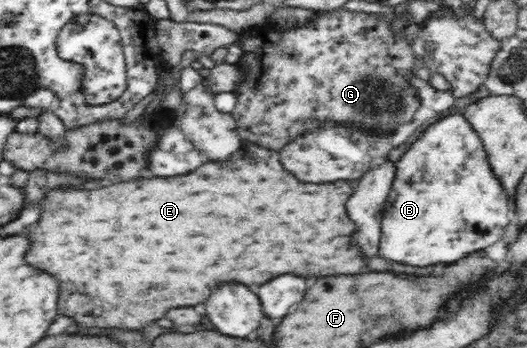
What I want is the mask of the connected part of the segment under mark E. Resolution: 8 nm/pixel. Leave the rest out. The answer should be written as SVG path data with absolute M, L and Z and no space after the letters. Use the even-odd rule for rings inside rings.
M243 142L239 150L229 160L225 160L225 162L207 162L207 164L199 166L195 172L189 172L189 174L183 174L183 176L151 178L151 176L142 175L141 178L133 181L111 184L111 186L98 186L92 189L75 187L75 185L70 187L49 187L40 200L41 214L39 214L39 220L33 226L29 226L27 232L25 232L25 236L29 240L29 248L27 248L25 256L23 256L23 260L29 266L45 270L53 278L57 278L59 294L69 294L69 318L73 318L73 322L79 328L119 328L119 330L129 330L131 328L131 330L139 332L139 330L147 328L149 322L165 318L165 314L171 308L193 306L193 304L205 302L209 298L211 290L215 286L219 286L221 282L237 280L237 282L243 282L243 284L263 284L263 282L267 282L267 278L273 278L275 274L285 274L285 272L303 274L303 276L313 276L313 274L315 276L357 274L359 272L359 254L355 254L355 250L347 248L345 238L335 240L337 236L347 236L347 234L355 232L355 224L349 220L347 210L345 210L345 202L351 196L351 188L349 188L349 184L343 189L339 189L339 186L341 186L339 182L333 182L333 184L327 184L327 186L299 182L297 178L291 178L291 174L287 174L283 170L283 166L279 164L279 154L277 152L263 150L259 146L253 146L253 143ZM117 286L127 286L127 288L123 288L125 292L117 292L117 290L113 290ZM81 294L85 294L85 300L77 300L75 306L71 308L71 298L81 296Z

